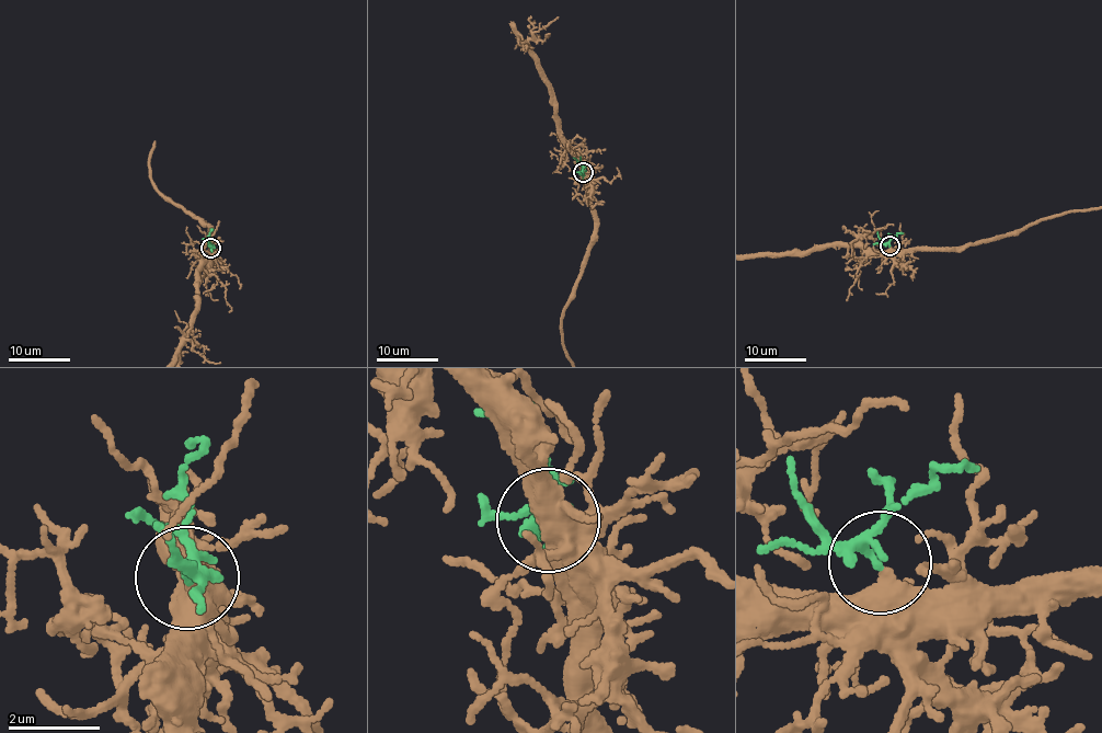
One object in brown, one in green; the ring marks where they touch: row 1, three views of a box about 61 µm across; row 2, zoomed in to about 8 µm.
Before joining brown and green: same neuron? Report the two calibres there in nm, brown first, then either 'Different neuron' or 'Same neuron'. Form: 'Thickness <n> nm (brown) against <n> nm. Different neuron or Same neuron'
Thickness 550 nm (brown) against 140 nm. Same neuron

